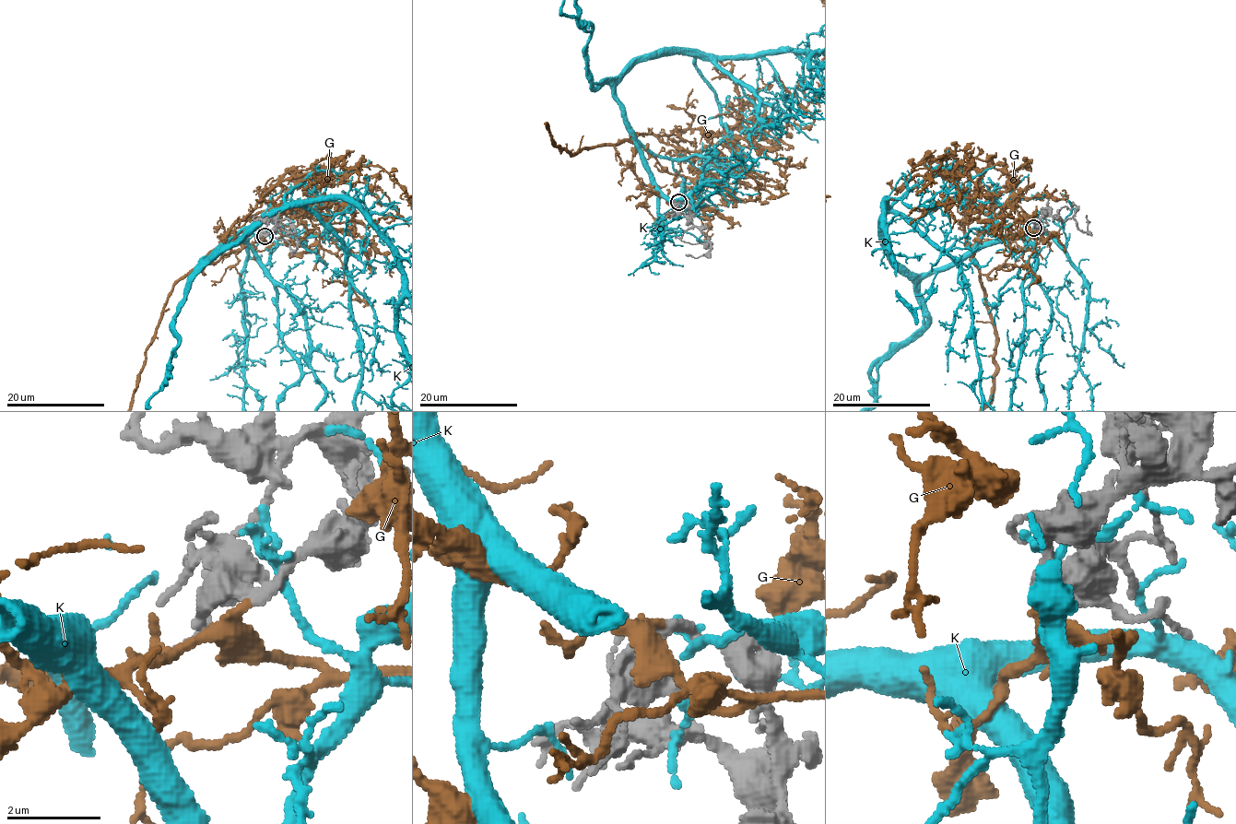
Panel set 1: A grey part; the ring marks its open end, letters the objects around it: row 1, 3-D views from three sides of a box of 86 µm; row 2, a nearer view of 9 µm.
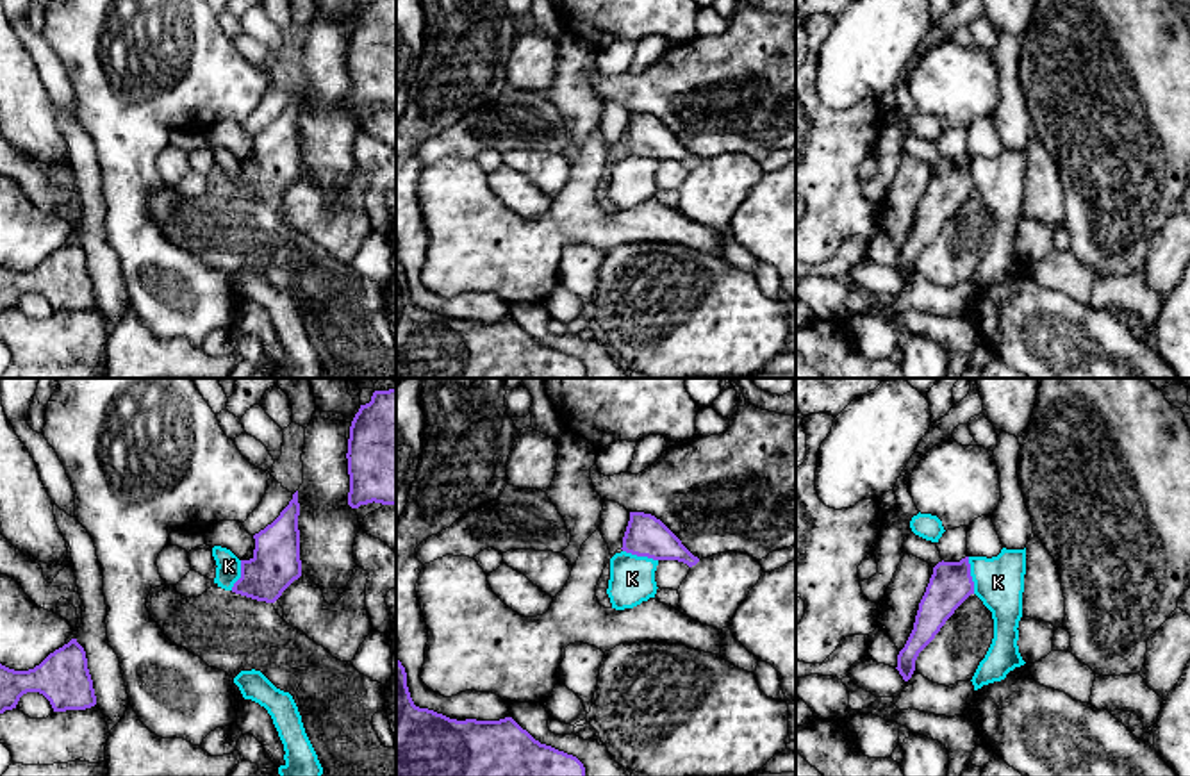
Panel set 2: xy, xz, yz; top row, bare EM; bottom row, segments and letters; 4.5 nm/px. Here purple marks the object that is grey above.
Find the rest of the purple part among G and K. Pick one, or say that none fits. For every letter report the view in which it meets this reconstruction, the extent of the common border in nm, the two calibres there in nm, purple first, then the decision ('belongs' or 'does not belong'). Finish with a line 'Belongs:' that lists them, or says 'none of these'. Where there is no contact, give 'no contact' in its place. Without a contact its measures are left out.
G: no contact | belongs
K: yz | 170 nm | 190/220 nm | does not belong
Belongs: G

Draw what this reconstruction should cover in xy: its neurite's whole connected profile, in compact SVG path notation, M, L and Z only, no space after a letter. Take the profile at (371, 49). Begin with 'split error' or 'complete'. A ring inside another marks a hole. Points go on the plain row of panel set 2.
complete; M396 0L360 5L348 39L348 105L396 105Z

